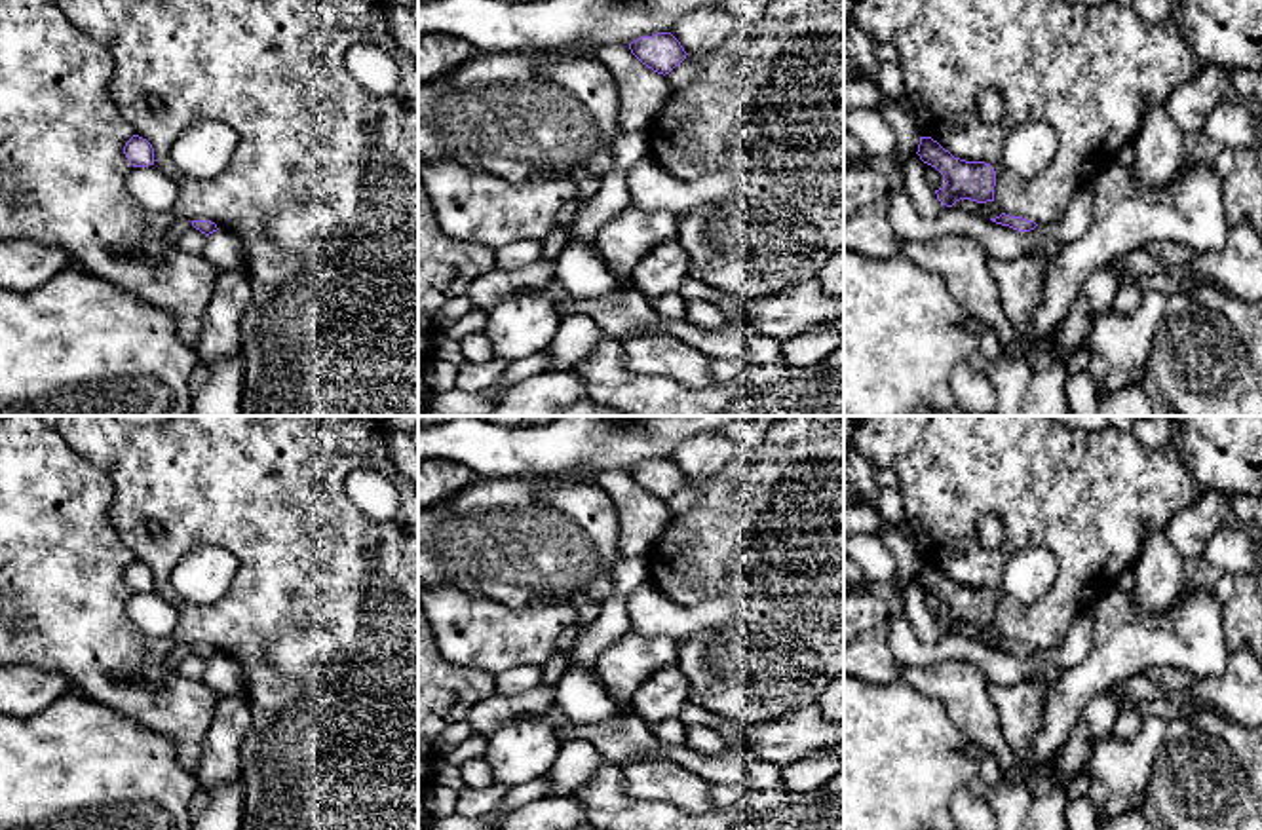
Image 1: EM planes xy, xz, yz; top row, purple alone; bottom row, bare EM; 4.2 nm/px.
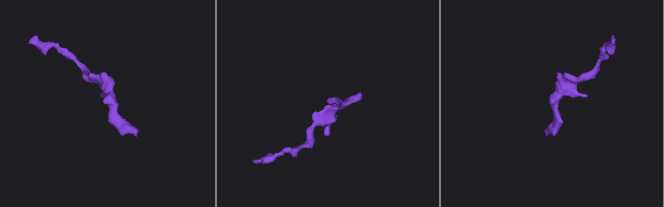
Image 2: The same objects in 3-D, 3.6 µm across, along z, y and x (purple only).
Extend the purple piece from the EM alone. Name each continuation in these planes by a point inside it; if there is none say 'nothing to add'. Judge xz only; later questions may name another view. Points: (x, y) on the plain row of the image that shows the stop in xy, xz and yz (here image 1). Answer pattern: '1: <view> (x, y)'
nothing to add

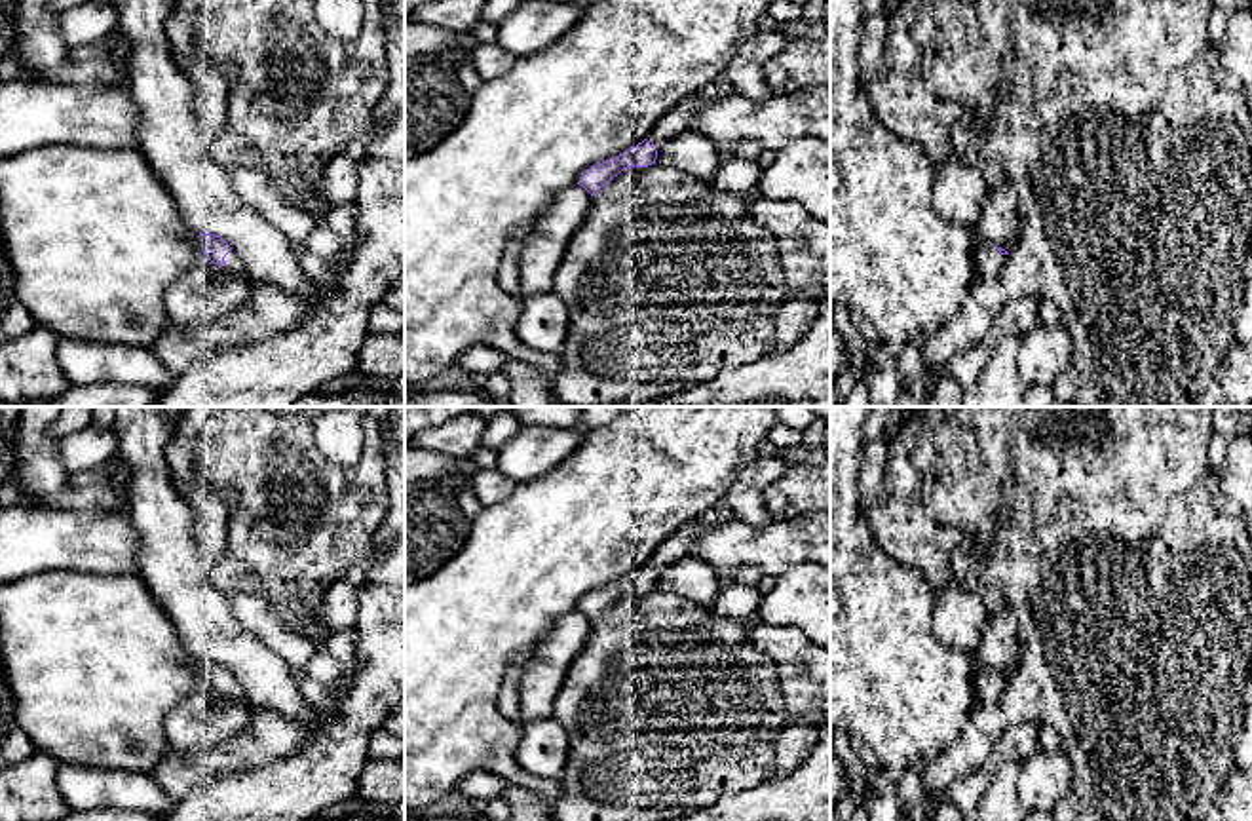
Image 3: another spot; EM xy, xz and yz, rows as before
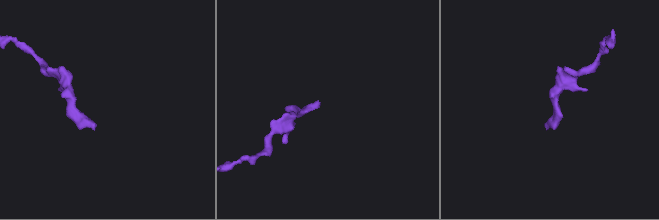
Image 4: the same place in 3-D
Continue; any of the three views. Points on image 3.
1: xy (232, 690)

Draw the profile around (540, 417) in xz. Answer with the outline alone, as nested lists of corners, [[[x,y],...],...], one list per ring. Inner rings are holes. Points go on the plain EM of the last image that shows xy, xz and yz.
[[[513,407],[522,426],[583,430],[581,407]]]

